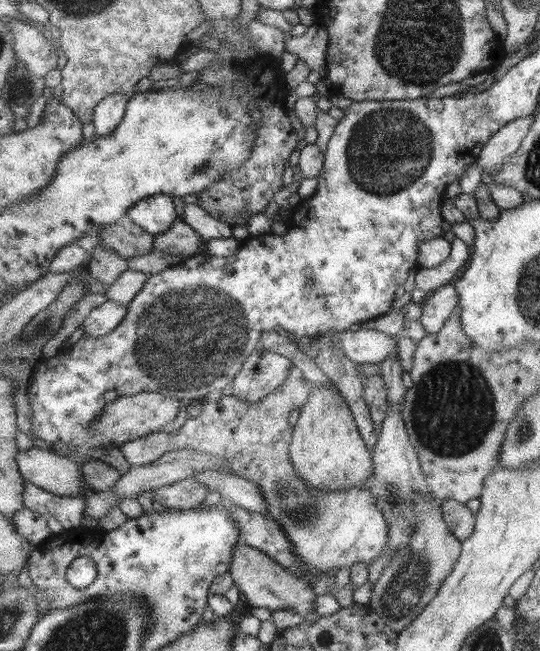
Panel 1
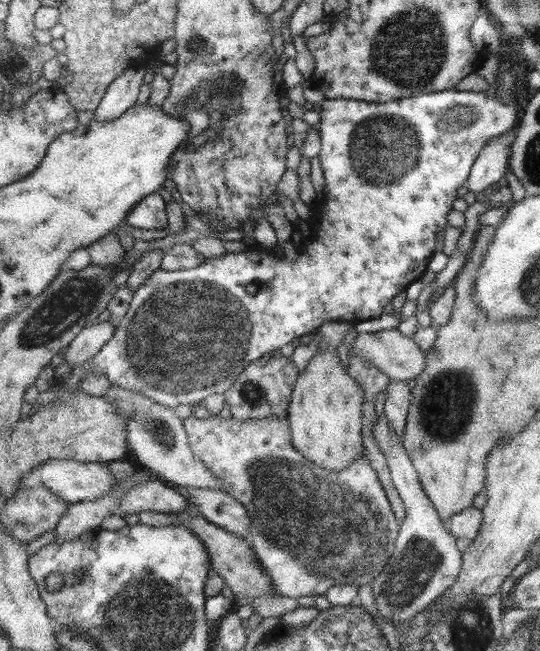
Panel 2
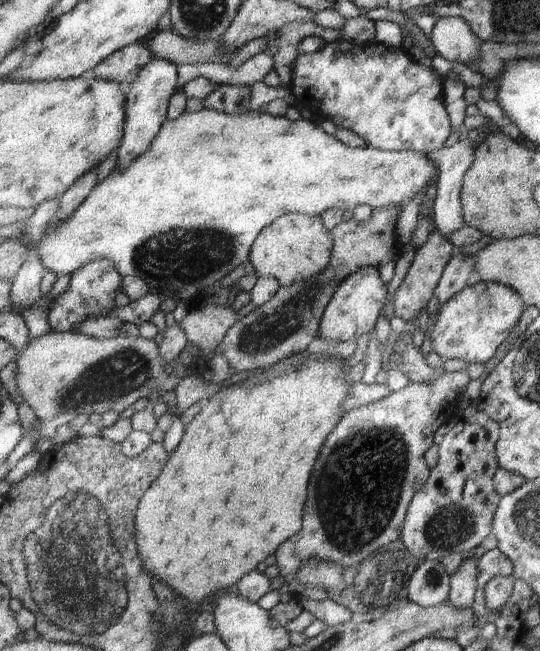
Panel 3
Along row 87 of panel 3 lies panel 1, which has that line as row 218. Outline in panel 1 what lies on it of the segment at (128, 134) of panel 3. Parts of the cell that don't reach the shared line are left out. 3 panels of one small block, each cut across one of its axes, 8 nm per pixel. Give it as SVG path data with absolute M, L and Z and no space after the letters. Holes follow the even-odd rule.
M153 195L135 203L126 217L157 236L173 226L179 212L172 195Z

